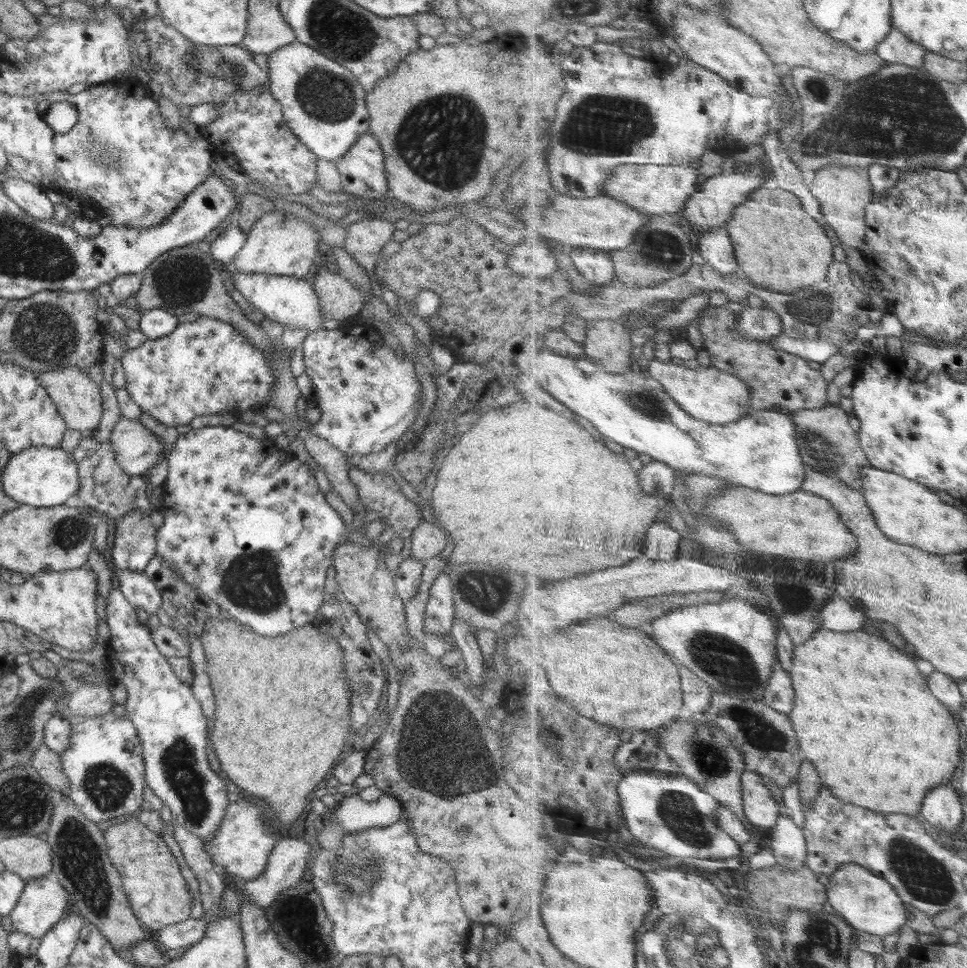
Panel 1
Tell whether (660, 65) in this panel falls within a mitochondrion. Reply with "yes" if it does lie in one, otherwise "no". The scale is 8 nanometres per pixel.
no

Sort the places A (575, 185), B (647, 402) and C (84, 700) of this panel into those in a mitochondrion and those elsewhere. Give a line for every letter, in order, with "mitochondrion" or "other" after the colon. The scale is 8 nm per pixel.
A: other
B: mitochondrion
C: other

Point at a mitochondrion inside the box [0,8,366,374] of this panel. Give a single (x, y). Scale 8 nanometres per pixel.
(104, 156)

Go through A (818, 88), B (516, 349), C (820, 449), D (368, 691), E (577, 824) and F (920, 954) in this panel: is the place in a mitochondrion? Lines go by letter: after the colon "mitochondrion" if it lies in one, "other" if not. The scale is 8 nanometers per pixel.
A: mitochondrion
B: other
C: mitochondrion
D: mitochondrion
E: other
F: other

